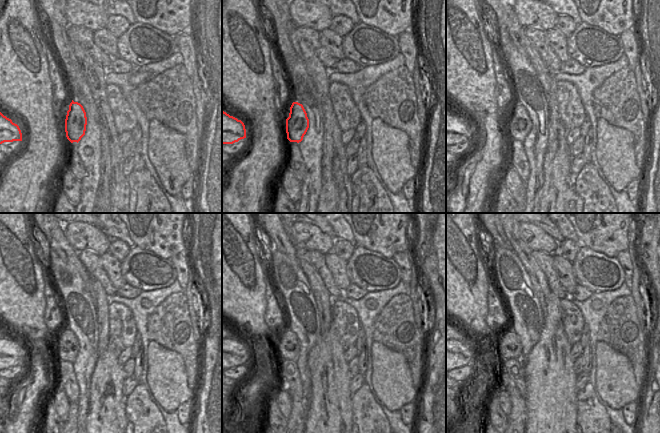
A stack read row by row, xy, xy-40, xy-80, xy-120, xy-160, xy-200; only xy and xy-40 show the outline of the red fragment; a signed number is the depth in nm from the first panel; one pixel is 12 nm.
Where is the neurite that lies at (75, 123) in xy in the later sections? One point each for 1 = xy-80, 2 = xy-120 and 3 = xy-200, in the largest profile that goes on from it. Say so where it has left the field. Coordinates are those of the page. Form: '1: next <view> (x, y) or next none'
1: next xy-80 (519, 125)
2: next xy-120 (67, 344)
3: next xy-200 (509, 345)

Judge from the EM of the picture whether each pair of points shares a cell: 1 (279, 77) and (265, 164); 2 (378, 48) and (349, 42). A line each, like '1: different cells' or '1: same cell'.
1: different cells
2: same cell

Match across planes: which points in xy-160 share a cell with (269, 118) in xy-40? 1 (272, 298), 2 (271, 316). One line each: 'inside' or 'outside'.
1: outside
2: outside

